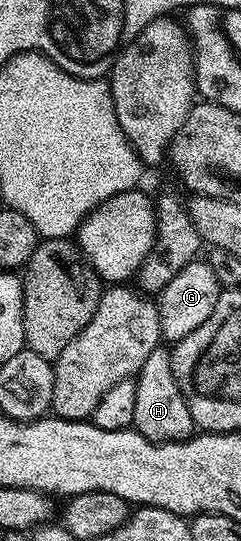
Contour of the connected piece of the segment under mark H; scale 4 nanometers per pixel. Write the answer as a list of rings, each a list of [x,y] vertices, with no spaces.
[[[163,346],[156,347],[154,353],[146,357],[146,365],[142,365],[139,375],[135,376],[136,396],[132,427],[152,443],[182,443],[193,438],[194,424],[187,398],[174,377],[171,354],[164,350]]]

